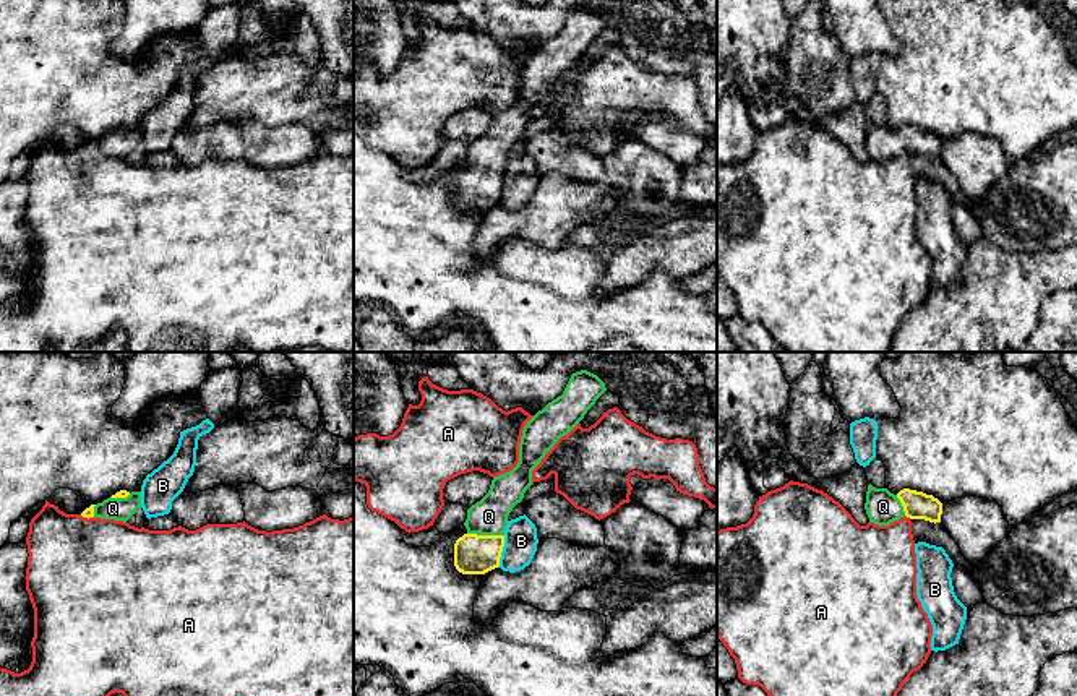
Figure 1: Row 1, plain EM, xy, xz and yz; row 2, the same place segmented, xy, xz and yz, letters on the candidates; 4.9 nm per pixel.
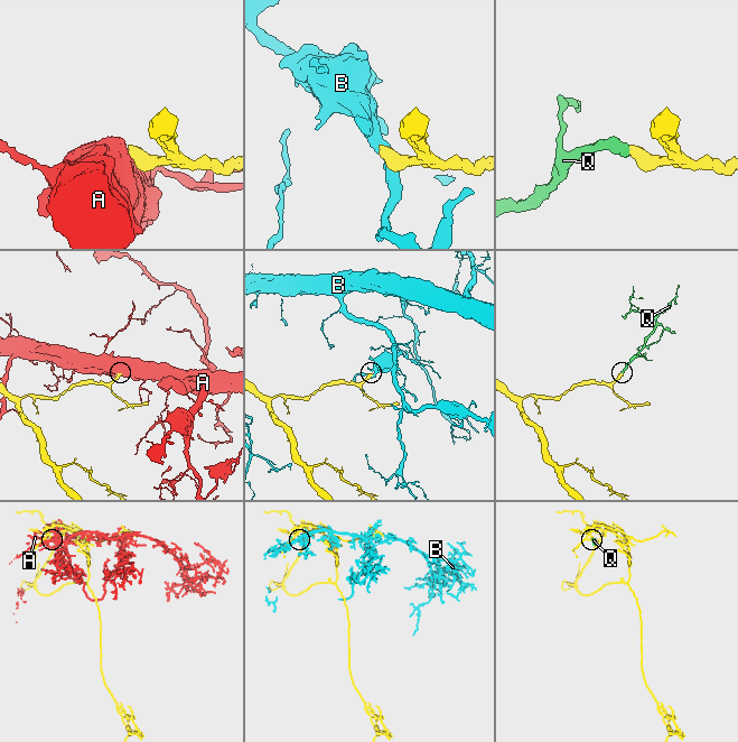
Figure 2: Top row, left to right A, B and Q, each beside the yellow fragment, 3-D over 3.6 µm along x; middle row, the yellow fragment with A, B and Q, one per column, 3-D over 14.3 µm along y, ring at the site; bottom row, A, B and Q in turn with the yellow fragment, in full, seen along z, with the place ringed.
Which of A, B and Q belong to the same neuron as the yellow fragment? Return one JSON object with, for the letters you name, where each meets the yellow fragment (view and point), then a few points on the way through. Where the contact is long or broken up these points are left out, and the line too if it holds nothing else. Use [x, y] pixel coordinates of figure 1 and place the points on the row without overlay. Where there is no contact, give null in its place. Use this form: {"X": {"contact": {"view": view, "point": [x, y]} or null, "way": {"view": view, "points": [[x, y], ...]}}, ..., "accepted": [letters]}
{"Q": {"contact": {"view": "xz", "point": [485, 172]}, "way": {"view": "xz", "points": [[474, 190], [482, 182], [485, 172], [489, 153]]}}, "accepted": ["Q"]}

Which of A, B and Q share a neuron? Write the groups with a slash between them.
A / B / Q

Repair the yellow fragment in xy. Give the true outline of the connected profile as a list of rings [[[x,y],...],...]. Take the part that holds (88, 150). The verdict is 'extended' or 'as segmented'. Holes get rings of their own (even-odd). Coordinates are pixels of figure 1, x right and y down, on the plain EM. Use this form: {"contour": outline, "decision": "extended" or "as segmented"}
{"contour": [[[120,127],[102,140],[86,144],[83,154],[115,156],[127,159],[141,144],[141,130]]], "decision": "extended"}

